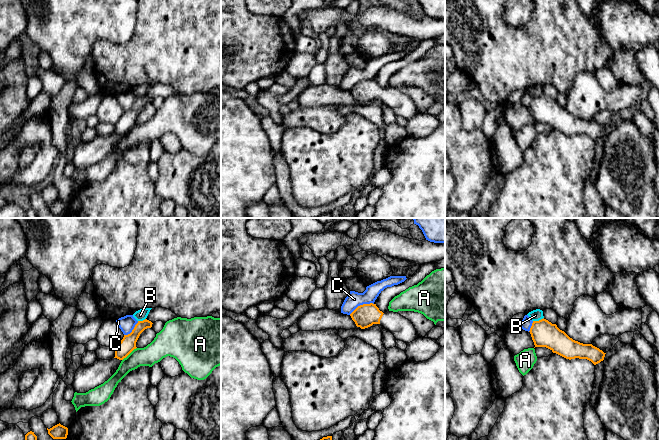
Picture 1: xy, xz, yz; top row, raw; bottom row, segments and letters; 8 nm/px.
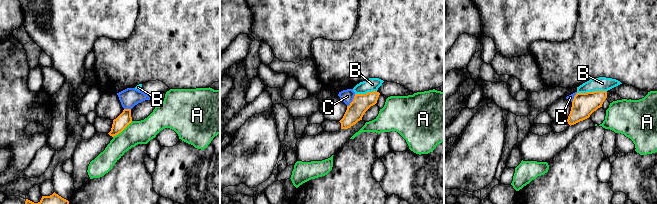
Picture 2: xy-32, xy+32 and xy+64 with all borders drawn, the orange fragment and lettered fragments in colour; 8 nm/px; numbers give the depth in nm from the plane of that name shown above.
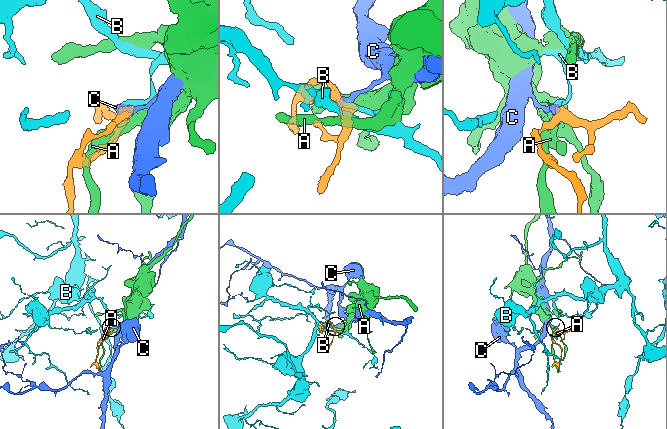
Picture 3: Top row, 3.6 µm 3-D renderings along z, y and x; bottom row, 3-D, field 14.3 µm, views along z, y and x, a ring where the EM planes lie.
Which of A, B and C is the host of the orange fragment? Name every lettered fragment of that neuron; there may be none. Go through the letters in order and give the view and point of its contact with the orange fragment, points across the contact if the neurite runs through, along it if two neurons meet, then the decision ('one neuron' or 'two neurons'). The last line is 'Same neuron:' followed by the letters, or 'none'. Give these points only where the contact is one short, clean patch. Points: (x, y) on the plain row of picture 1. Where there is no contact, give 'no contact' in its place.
A: contact xy (129, 129); two neurons
B: contact yz (539, 96); border yz (543, 93), (533, 97); two neurons
C: contact xz (361, 81); border xz (373, 79), (360, 80), (349, 90); two neurons
Same neuron: none

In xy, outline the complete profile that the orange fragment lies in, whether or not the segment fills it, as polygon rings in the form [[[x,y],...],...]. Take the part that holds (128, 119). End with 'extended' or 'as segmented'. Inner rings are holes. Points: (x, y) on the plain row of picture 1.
[[[145,95],[143,97],[138,97],[132,108],[128,111],[124,111],[121,118],[115,123],[115,133],[119,136],[126,134],[134,125],[136,125],[136,118],[140,110],[147,104],[152,103],[152,98]]] | as segmented

